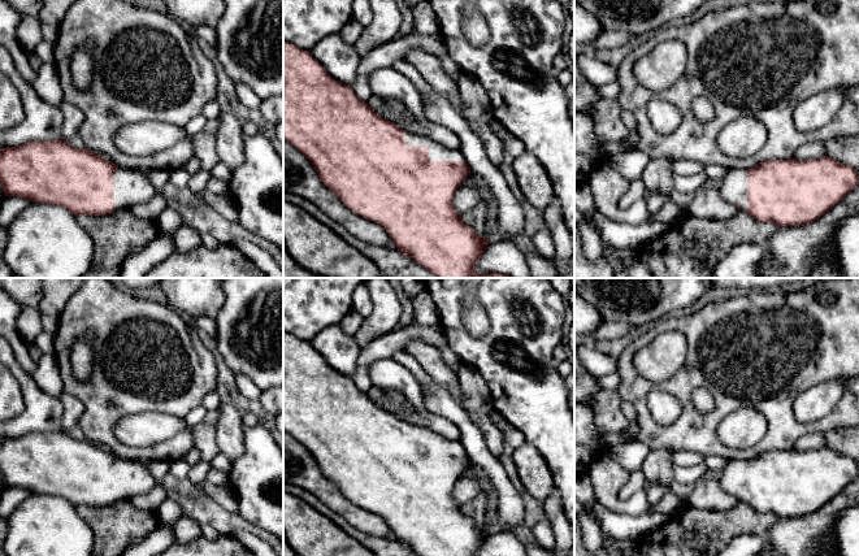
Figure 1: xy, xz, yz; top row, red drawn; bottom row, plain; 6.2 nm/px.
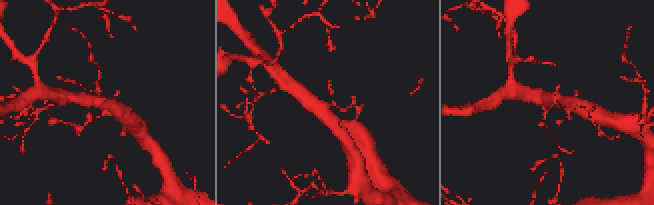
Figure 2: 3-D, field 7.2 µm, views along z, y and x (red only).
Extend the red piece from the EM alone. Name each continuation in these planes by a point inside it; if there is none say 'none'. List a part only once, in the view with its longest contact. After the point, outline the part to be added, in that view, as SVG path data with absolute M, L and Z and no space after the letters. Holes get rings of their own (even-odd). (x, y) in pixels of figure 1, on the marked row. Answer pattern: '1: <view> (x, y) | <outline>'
1: xz (437, 152) | M405 131L407 145L425 145L429 149L430 161L465 161L460 151L448 149L425 134Z

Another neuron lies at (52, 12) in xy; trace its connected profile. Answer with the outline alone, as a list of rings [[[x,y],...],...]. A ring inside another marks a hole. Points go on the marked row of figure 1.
[[[43,0],[38,19],[42,25],[58,26],[65,18],[69,8],[77,0]]]

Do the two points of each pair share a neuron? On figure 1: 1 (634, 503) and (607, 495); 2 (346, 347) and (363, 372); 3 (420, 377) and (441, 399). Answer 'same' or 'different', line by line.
1: same
2: different
3: same

